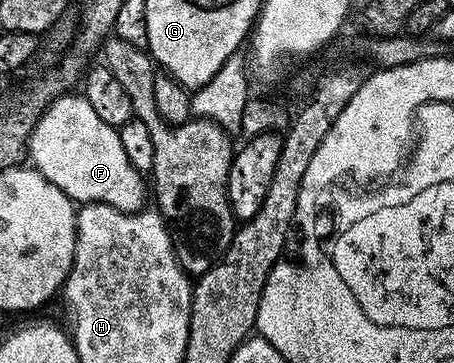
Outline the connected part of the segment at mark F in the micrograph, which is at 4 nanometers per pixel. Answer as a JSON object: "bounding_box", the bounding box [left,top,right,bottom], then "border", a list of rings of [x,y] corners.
{"bounding_box":[28,93,146,213],"border":[[[65,93],[41,112],[28,143],[28,153],[36,171],[53,182],[54,186],[58,186],[75,203],[106,204],[124,213],[138,212],[145,207],[144,184],[146,188],[146,182],[143,173],[134,170],[134,166],[130,164],[126,150],[123,149],[119,131],[103,122],[82,94]]]}

